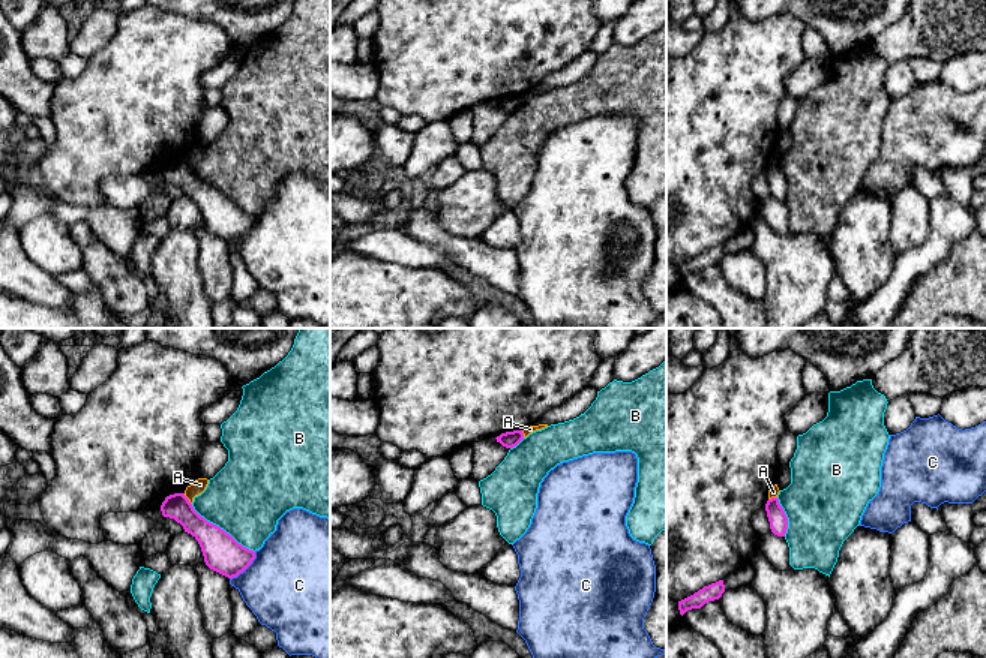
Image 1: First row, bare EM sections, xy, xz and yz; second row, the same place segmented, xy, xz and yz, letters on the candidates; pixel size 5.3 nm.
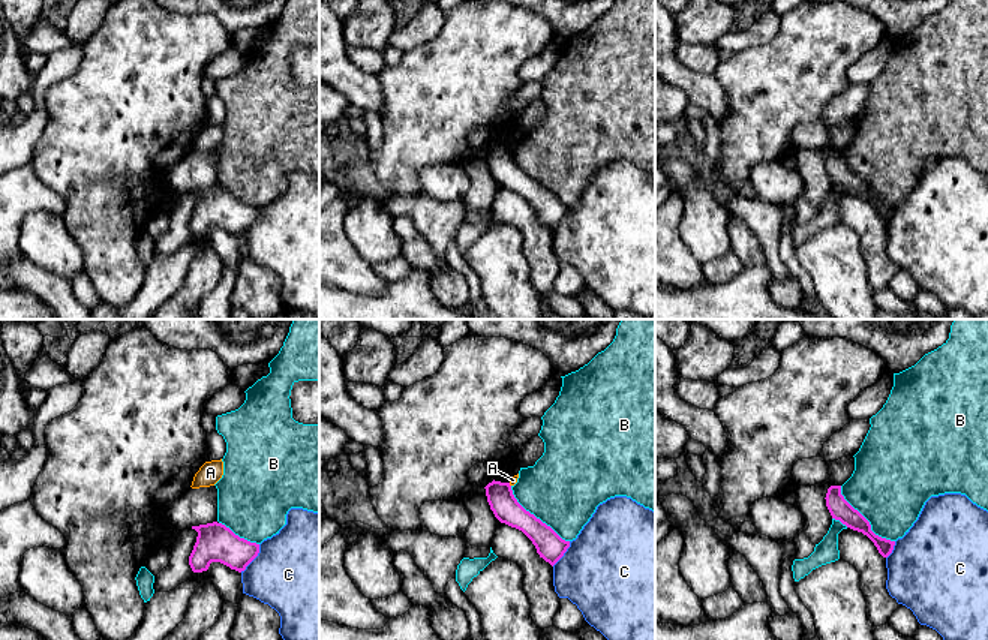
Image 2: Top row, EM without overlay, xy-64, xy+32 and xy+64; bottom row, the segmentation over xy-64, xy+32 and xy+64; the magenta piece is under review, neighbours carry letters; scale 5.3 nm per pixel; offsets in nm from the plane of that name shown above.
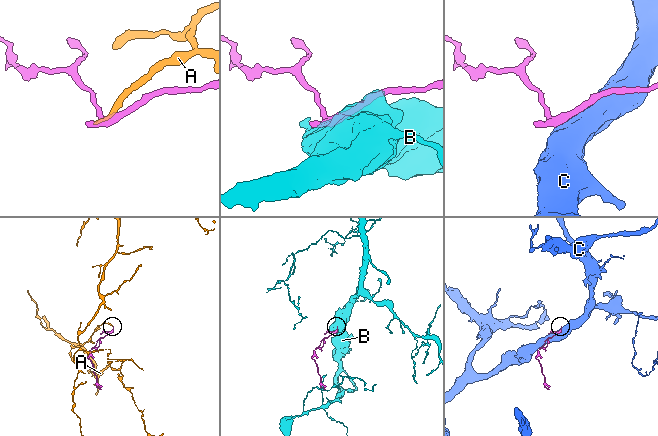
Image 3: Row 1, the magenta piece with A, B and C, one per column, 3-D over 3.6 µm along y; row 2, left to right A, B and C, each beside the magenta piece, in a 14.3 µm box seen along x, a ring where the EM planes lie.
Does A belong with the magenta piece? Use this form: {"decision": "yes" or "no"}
{"decision": "no"}

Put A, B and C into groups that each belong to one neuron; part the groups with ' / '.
A / B / C

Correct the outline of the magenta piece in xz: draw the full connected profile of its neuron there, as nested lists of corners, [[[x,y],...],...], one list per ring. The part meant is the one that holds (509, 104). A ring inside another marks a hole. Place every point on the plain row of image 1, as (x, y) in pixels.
[[[522,94],[506,96],[506,97],[501,97],[500,100],[497,100],[495,103],[503,111],[513,112],[524,103],[524,97],[522,97]]]

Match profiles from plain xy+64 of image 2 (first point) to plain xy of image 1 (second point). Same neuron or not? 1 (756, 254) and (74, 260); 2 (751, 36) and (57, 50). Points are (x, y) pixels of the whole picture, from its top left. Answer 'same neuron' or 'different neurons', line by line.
1: different neurons
2: different neurons

